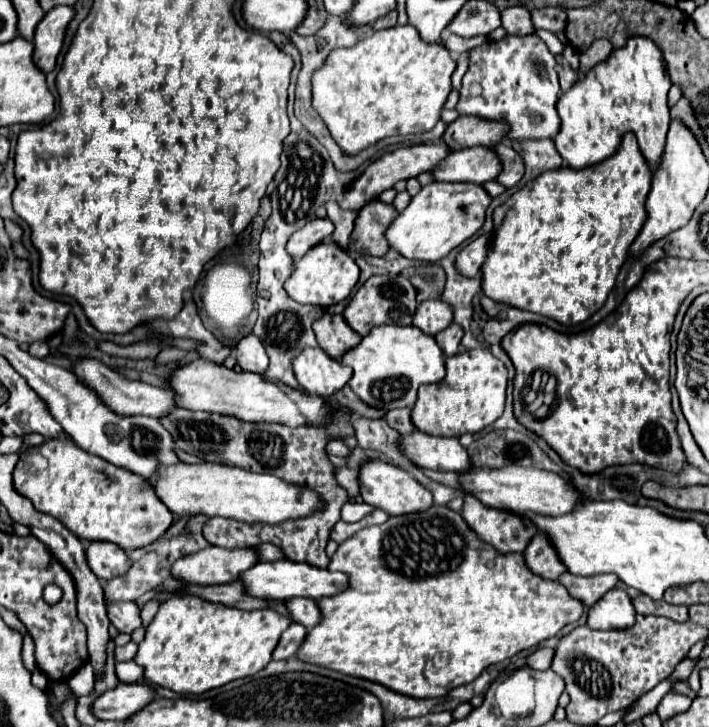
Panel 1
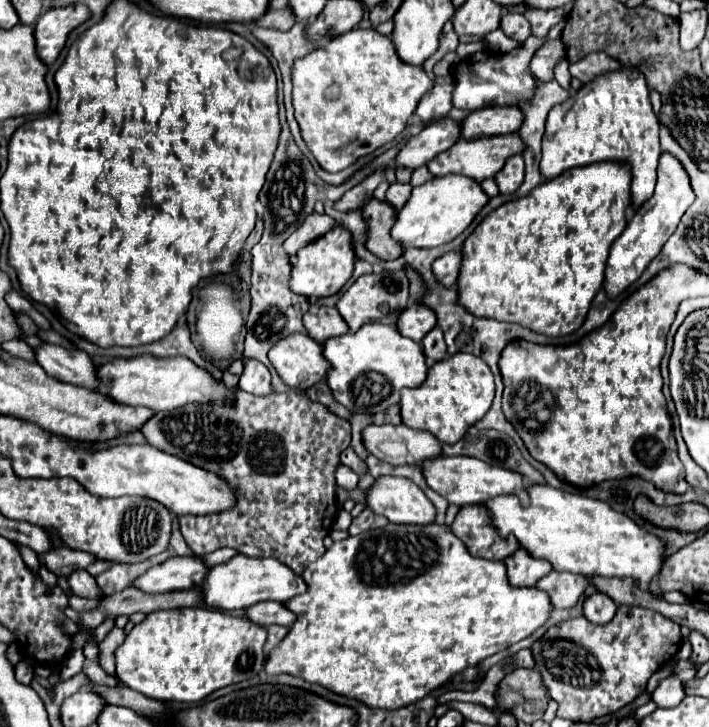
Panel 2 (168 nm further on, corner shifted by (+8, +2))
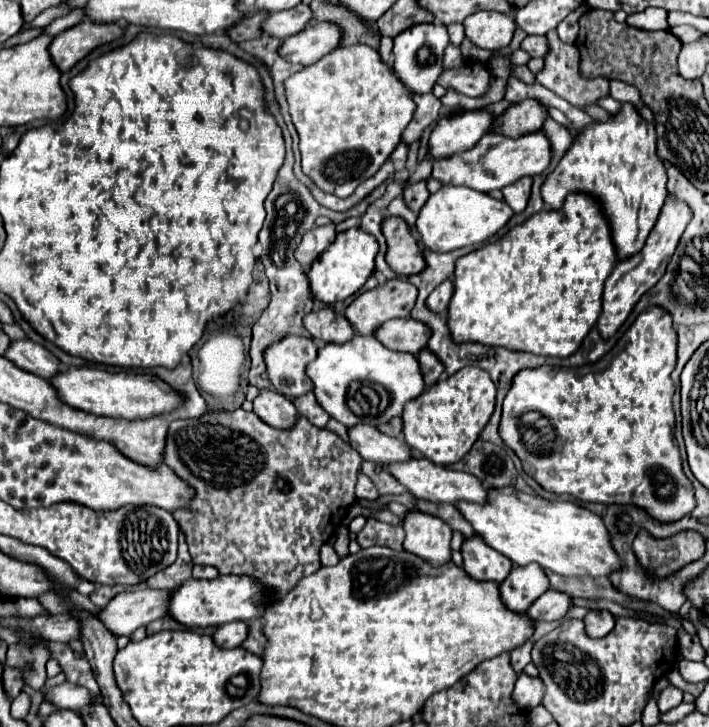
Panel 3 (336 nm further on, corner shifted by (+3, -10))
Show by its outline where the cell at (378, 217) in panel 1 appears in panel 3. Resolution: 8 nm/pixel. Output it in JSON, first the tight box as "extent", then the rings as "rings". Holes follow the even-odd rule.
{"extent":[382,216,426,276],"rings":[[[390,216],[382,224],[382,232],[388,242],[386,262],[390,264],[390,268],[400,276],[410,276],[410,274],[422,272],[426,262],[424,262],[418,242],[410,234],[408,224],[402,218]]]}

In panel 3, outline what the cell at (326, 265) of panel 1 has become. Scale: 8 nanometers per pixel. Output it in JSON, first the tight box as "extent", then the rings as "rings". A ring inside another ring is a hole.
{"extent":[308,228,380,304],"rings":[[[350,228],[346,232],[340,232],[336,240],[330,244],[330,248],[312,264],[312,270],[308,272],[312,296],[326,304],[334,304],[356,294],[374,272],[374,260],[376,260],[378,248],[380,246],[376,238],[360,228]]]}

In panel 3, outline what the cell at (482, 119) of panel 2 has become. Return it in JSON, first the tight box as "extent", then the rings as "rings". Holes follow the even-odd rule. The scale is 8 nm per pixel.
{"extent":[492,100,548,138],"rings":[[[522,100],[512,104],[506,114],[496,118],[492,132],[500,132],[510,138],[518,138],[526,132],[536,132],[542,128],[542,120],[548,116],[548,106],[538,100]]]}

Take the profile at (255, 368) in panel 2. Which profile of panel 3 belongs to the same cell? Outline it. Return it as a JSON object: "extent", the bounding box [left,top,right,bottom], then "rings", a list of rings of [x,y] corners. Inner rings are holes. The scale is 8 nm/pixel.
{"extent":[254,390,298,430],"rings":[[[262,390],[258,394],[258,398],[254,400],[254,414],[272,428],[282,430],[290,430],[298,418],[298,410],[294,408],[292,400],[274,390]]]}

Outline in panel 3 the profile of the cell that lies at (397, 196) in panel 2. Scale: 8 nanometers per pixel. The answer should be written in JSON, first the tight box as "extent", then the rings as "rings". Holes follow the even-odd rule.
{"extent":[404,180,430,212],"rings":[[[426,180],[414,182],[414,184],[410,184],[410,186],[404,188],[404,200],[406,200],[406,204],[408,204],[414,212],[418,212],[418,210],[426,204],[428,198],[430,198],[430,192],[428,192],[428,188],[426,188]]]}

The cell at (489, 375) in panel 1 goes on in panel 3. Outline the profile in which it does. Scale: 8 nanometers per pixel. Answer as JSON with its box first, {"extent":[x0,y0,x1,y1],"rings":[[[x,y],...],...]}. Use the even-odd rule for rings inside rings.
{"extent":[402,366,496,466],"rings":[[[466,366],[406,404],[402,414],[404,442],[438,466],[454,464],[462,460],[478,440],[482,428],[488,424],[494,412],[494,400],[496,386],[490,380],[488,372],[476,366]]]}

